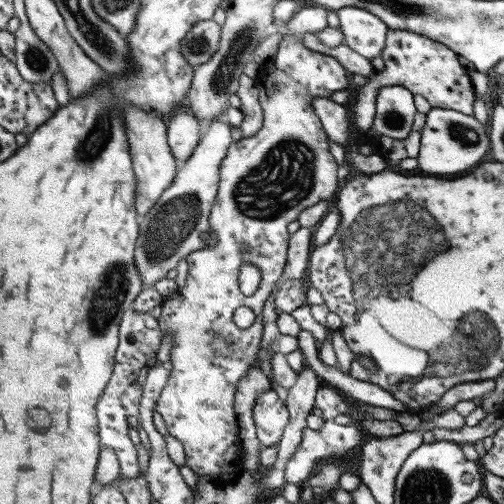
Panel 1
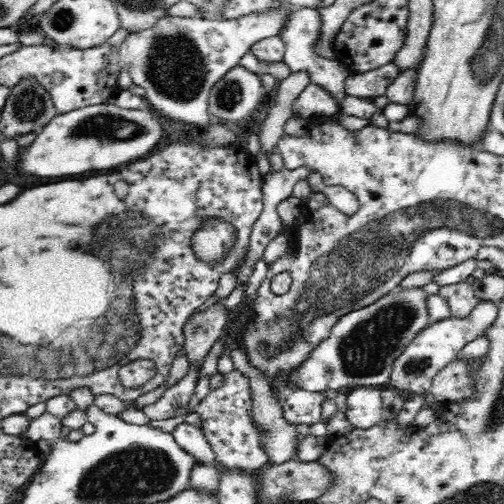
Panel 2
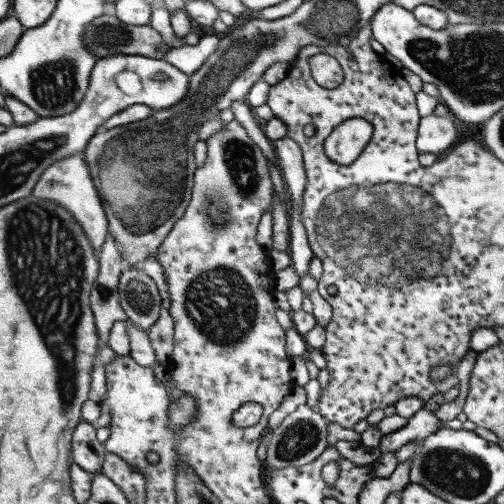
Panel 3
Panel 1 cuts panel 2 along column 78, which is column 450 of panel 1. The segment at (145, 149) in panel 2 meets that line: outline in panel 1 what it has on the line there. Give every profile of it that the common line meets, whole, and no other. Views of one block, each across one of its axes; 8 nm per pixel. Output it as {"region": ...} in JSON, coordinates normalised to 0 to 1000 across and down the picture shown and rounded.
{"region":[[[855,214],[843,226],[843,250],[835,258],[827,333],[847,345],[911,345],[950,329],[950,317],[970,294],[974,282],[966,254],[938,226],[923,230],[891,214]]]}

